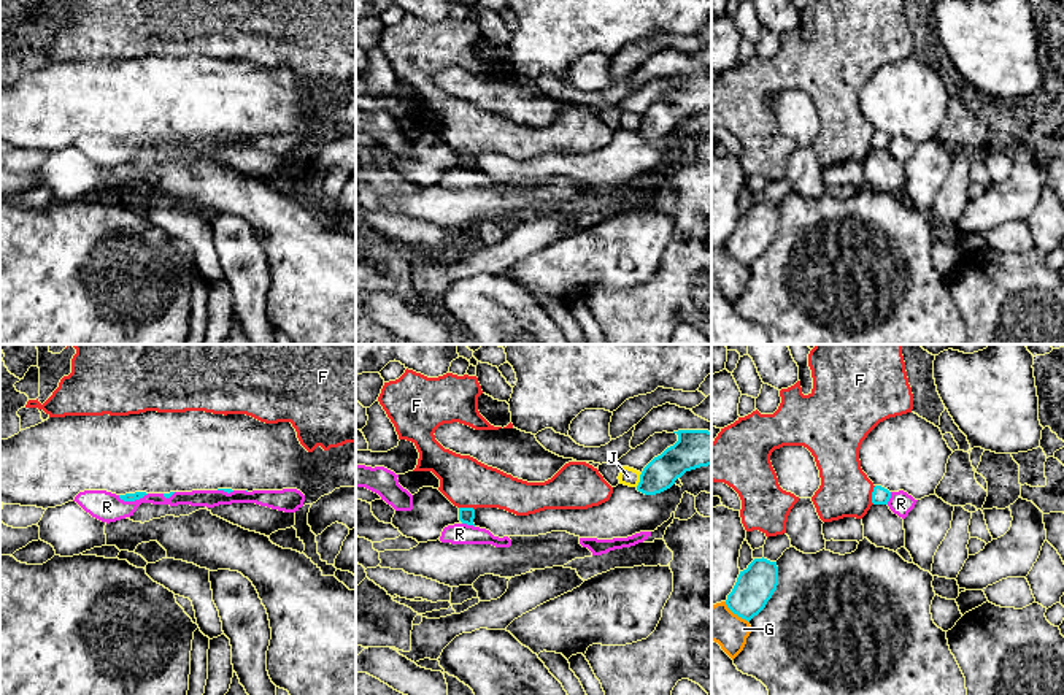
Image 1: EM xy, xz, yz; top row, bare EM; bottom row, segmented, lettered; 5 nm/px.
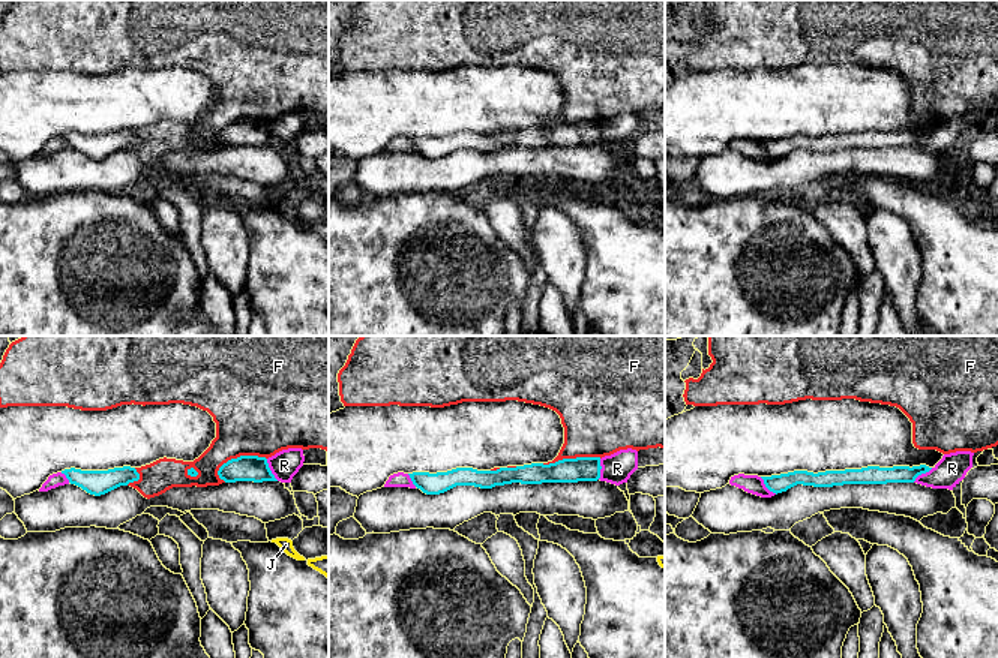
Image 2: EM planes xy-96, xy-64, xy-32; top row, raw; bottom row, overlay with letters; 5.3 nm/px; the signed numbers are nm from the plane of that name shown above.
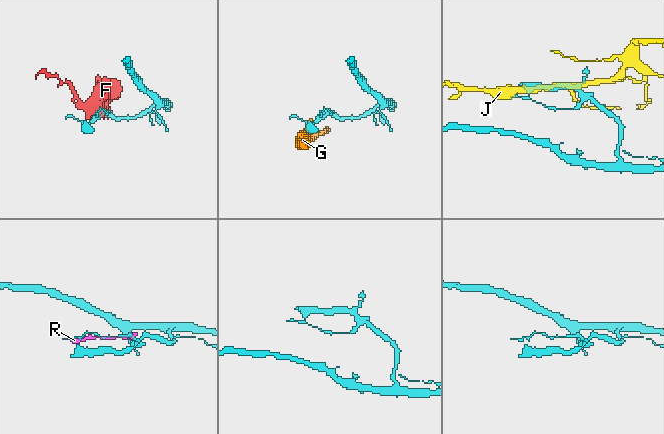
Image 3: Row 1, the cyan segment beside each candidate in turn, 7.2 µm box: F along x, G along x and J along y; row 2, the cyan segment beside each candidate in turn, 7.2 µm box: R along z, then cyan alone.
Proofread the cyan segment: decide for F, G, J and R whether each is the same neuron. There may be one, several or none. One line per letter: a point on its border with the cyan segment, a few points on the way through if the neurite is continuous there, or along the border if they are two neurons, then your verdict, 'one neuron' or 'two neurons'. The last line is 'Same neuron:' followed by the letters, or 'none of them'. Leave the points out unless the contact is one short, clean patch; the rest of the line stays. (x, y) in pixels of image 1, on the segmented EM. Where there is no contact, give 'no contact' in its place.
F: meets cyan in yz at (872, 495); two neurons
G: meets cyan in yz at (736, 613); two neurons
J: meets cyan in xz at (640, 479); border along xz (642, 473), (636, 486); two neurons
R: meets cyan in xy at (132, 500); two neurons
Same neuron: none of them

